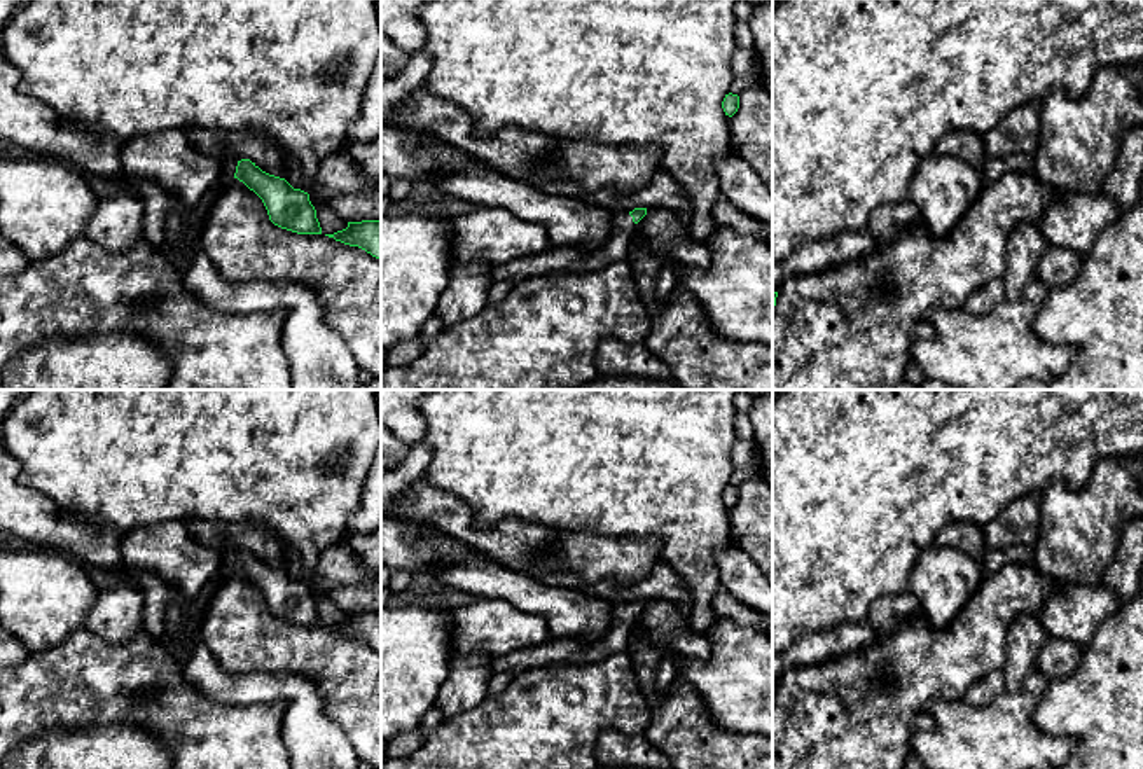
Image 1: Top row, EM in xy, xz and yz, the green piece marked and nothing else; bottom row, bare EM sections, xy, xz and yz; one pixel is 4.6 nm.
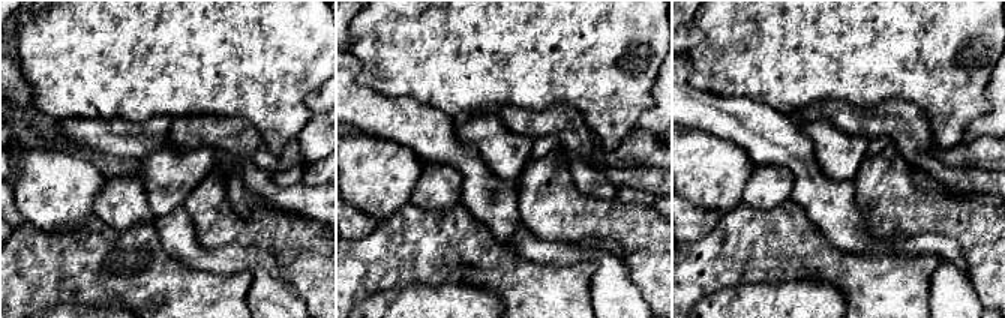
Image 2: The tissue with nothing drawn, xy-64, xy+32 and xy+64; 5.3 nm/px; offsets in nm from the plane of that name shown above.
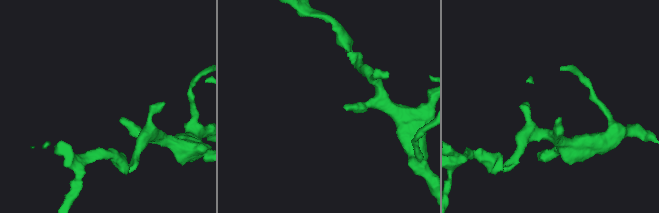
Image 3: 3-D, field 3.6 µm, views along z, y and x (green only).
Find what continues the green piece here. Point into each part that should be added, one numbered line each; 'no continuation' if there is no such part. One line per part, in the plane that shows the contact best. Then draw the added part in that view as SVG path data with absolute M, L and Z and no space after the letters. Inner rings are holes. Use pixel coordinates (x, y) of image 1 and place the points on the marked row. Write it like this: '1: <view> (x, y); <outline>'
1: xy (229, 168); M229 161L222 166L222 175L220 175L220 180L222 182L232 182L234 180L234 173L236 173L236 166L238 166L238 161Z

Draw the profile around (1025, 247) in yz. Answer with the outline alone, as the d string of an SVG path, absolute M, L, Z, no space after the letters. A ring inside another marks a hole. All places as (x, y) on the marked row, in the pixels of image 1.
M1019 224L1007 239L1007 262L1003 269L1003 297L1019 301L1026 287L1036 278L1036 267L1049 241L1038 225Z

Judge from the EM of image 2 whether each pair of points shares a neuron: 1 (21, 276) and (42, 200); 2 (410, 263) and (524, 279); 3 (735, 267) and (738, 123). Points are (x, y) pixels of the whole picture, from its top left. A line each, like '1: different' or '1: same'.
1: different
2: same
3: different

